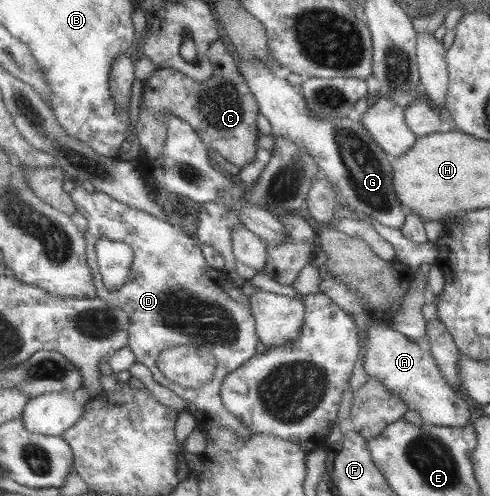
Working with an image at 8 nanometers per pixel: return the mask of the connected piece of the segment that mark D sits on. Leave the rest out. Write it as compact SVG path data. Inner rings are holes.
M77 183L70 191L79 207L79 213L87 219L85 232L88 242L88 261L94 274L98 296L109 306L130 315L129 347L135 351L137 361L150 368L154 380L172 390L187 403L188 410L199 421L213 421L213 427L227 427L245 441L254 433L251 428L226 408L222 388L226 378L257 356L257 345L261 338L250 296L233 282L225 270L210 267L203 251L187 232L171 225L155 215L133 209L123 201L117 201L108 193L95 189L89 193ZM101 239L128 243L133 247L135 263L126 286L111 291L104 285L100 272L96 246ZM179 345L207 347L217 359L213 380L201 389L188 389L170 381L159 369L158 361L162 351Z

